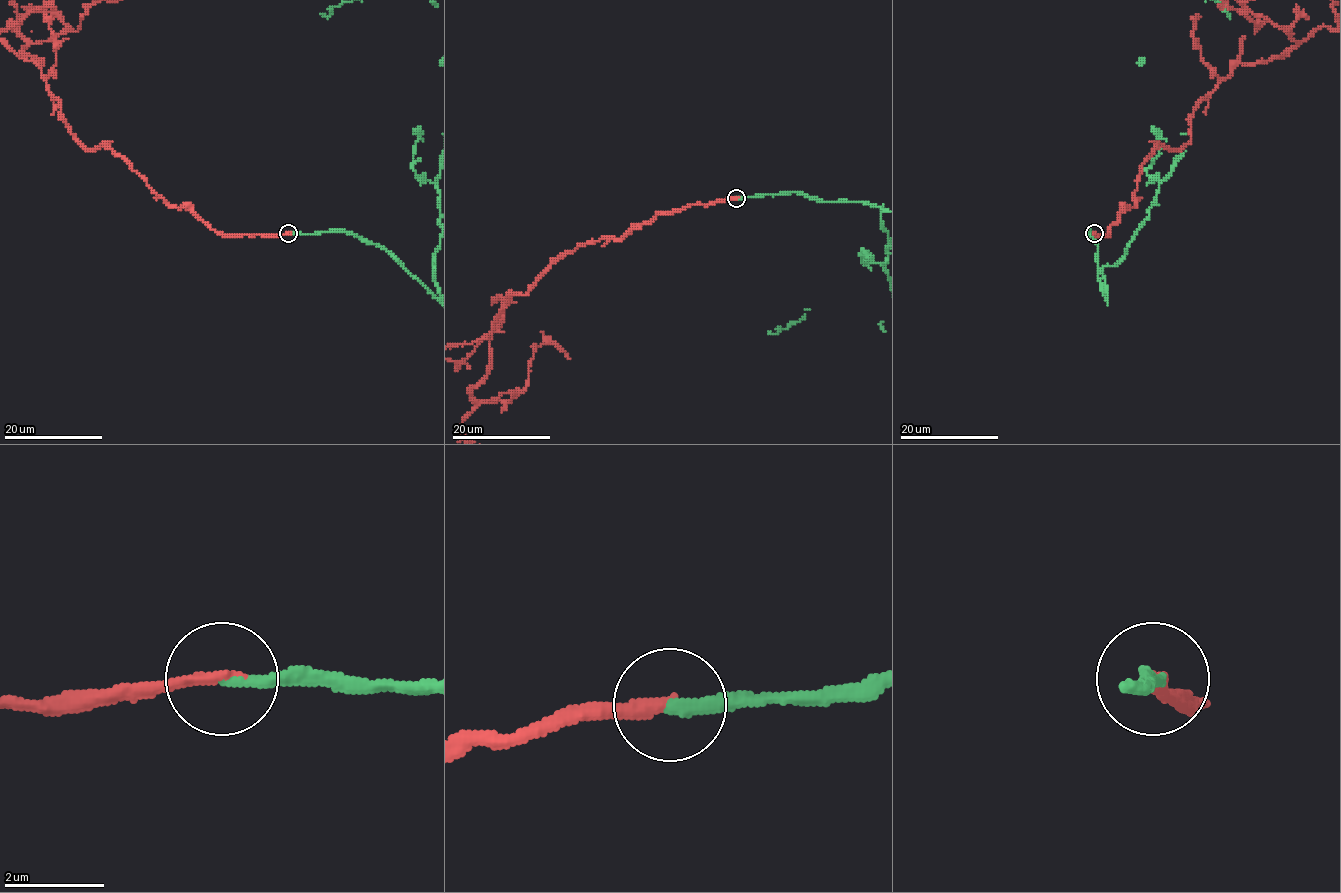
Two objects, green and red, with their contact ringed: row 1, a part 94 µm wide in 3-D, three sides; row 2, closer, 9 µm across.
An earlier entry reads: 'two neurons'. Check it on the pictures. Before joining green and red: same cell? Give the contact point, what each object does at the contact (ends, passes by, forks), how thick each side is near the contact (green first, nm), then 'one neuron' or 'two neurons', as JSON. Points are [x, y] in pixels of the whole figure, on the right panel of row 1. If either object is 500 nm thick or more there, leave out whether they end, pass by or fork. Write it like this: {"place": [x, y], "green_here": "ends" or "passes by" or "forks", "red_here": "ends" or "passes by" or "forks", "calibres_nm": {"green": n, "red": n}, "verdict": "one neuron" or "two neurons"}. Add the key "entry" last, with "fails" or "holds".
{"place": [1094, 233], "green_here": "ends", "red_here": "ends", "calibres_nm": {"green": 280, "red": 240}, "verdict": "one neuron", "entry": "fails"}

